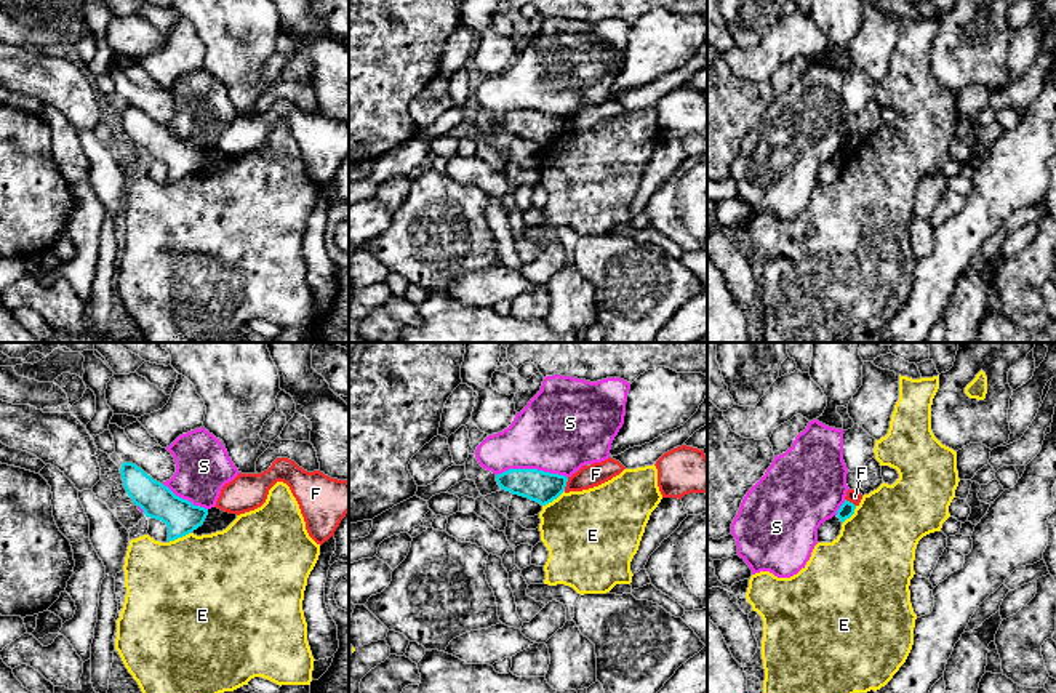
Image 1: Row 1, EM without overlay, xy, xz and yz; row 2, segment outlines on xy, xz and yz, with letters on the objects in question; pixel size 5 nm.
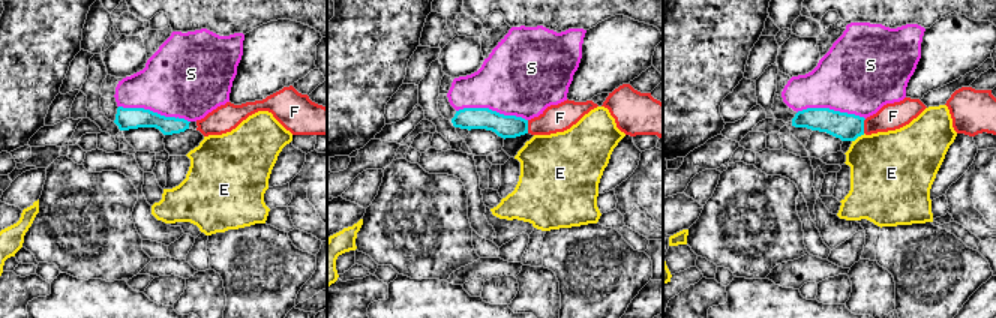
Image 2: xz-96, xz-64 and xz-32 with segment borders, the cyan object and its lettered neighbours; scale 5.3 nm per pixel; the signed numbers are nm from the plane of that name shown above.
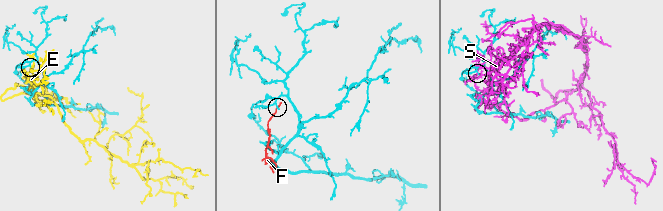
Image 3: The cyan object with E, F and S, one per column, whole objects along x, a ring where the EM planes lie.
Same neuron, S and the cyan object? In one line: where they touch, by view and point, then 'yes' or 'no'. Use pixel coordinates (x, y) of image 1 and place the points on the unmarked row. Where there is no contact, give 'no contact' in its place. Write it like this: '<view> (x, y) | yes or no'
xz (532, 111) | no

